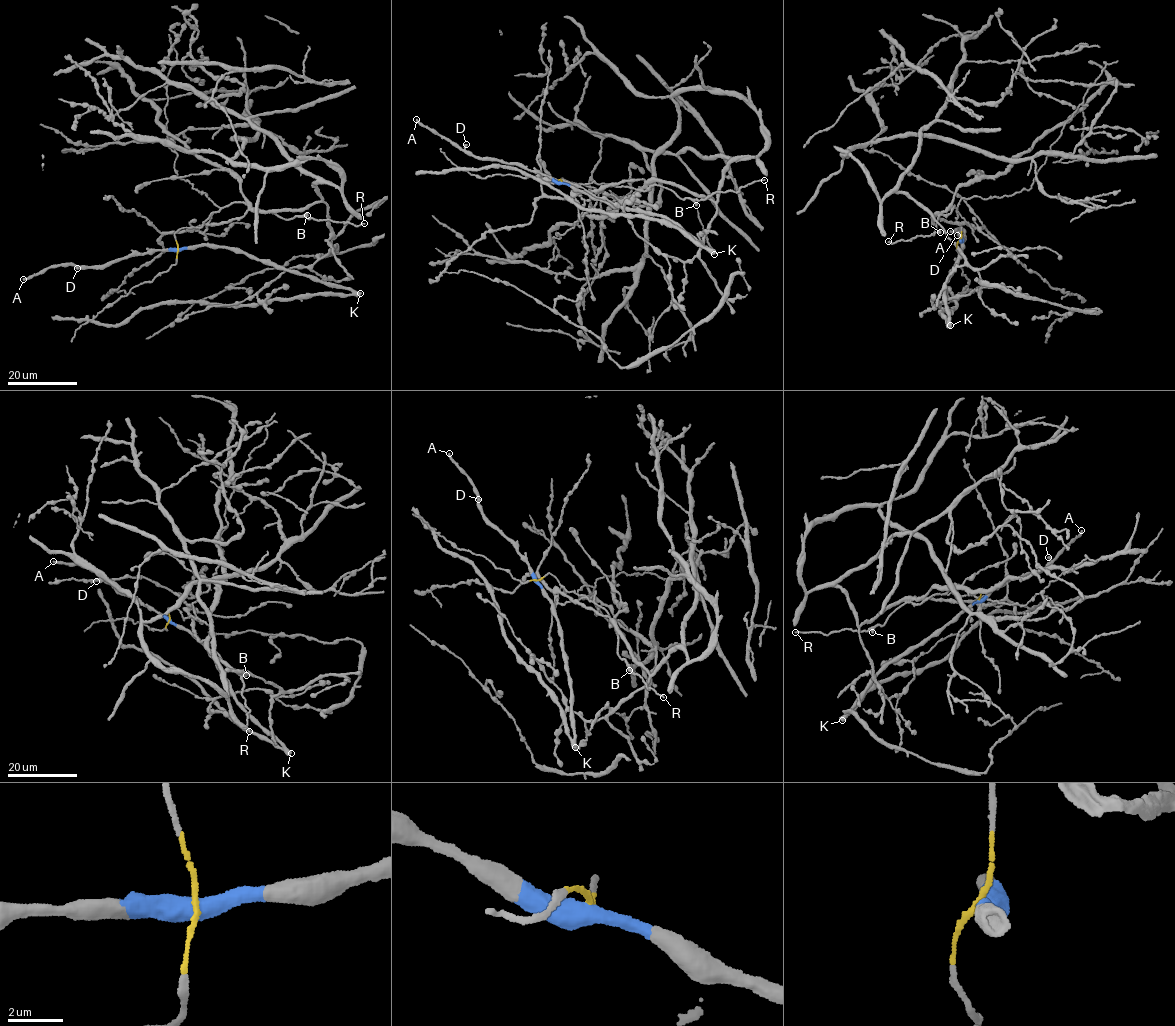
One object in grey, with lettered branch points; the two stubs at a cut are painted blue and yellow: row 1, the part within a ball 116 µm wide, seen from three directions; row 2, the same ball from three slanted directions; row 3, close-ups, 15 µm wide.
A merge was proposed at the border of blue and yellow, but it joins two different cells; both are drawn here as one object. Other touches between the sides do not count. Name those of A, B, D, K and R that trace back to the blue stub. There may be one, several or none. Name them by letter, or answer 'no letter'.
A, D, K

